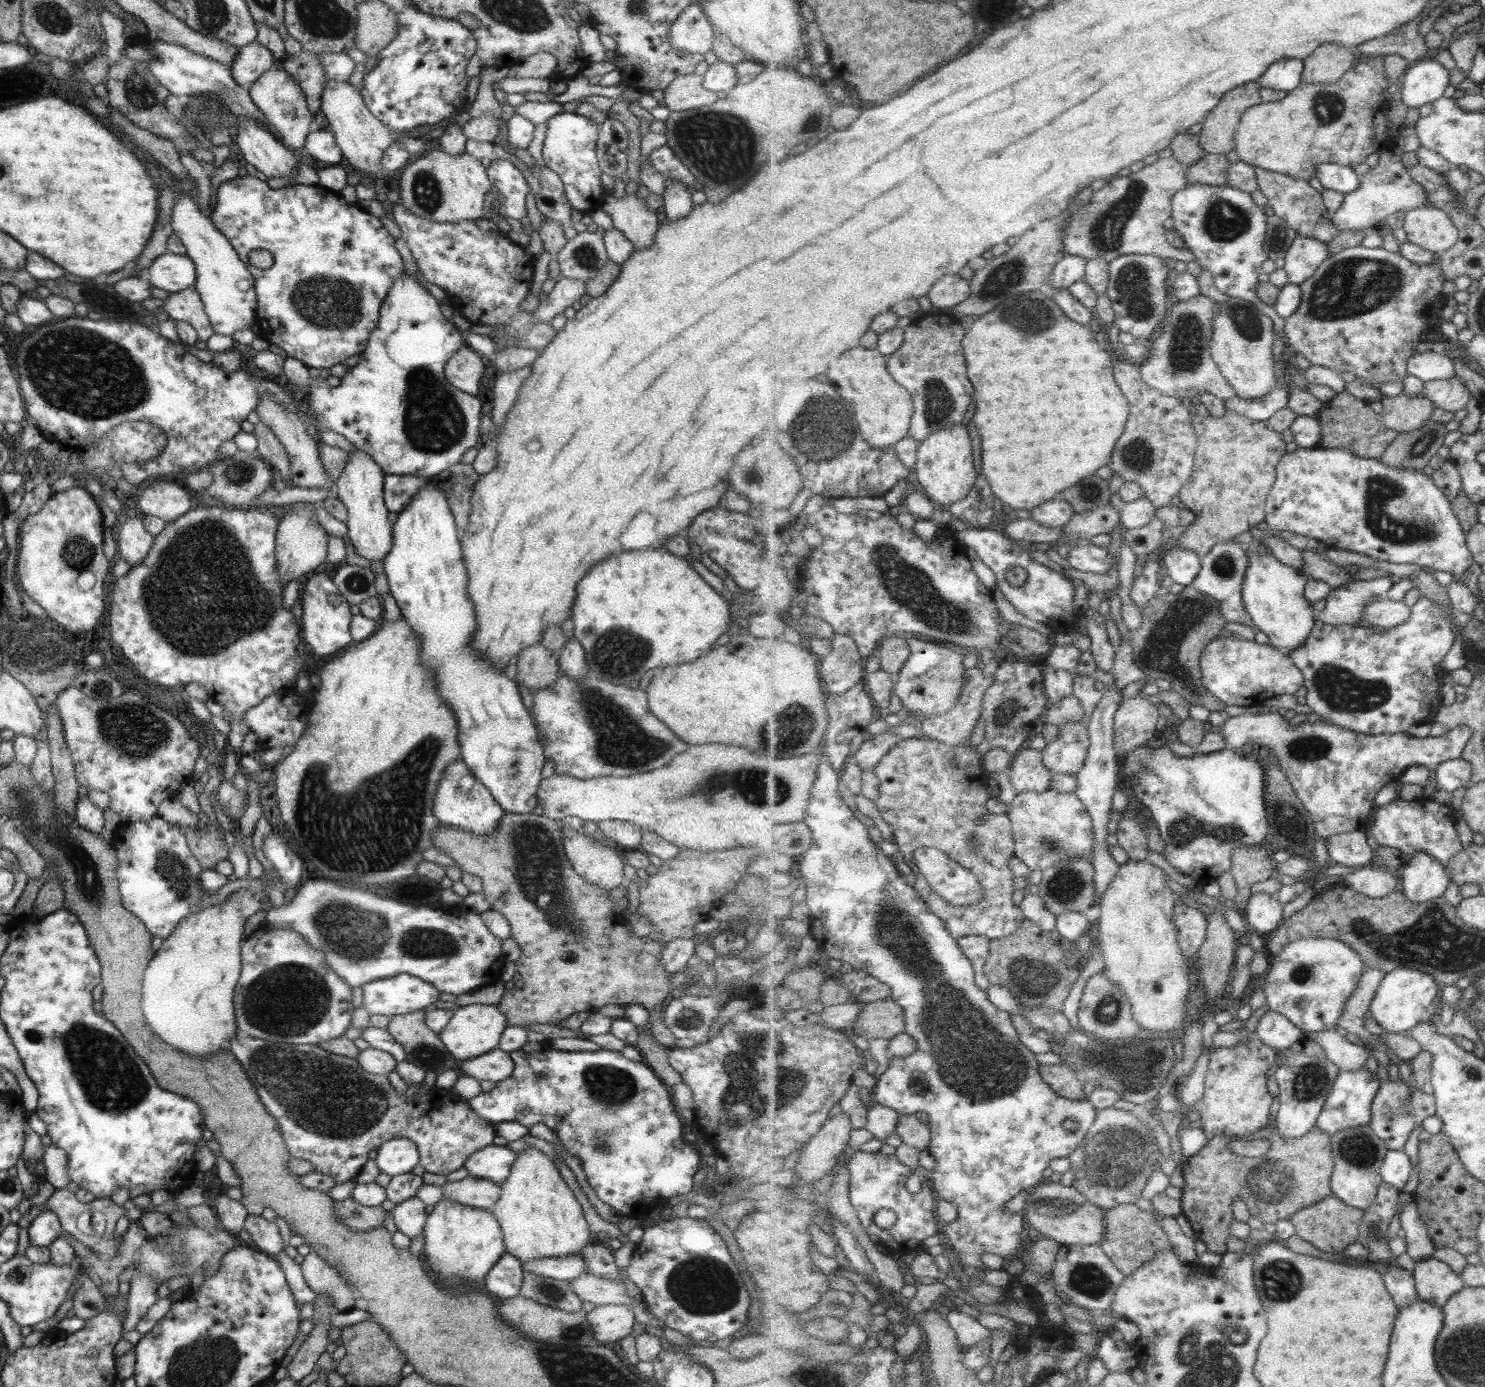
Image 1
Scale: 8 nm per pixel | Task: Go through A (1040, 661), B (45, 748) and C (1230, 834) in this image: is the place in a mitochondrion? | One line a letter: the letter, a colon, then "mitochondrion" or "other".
A: other
B: other
C: mitochondrion

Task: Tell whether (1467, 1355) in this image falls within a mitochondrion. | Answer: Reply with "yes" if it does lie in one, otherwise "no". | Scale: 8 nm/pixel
yes

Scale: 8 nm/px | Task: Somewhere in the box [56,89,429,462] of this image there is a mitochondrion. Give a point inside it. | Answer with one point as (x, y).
(324, 302)

